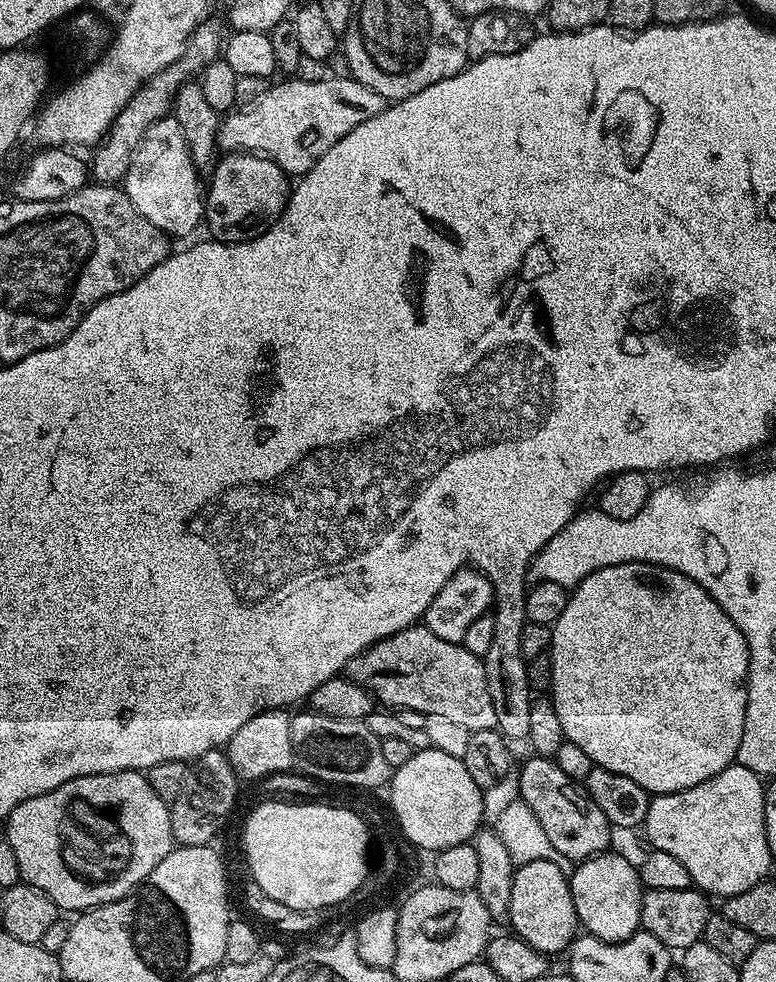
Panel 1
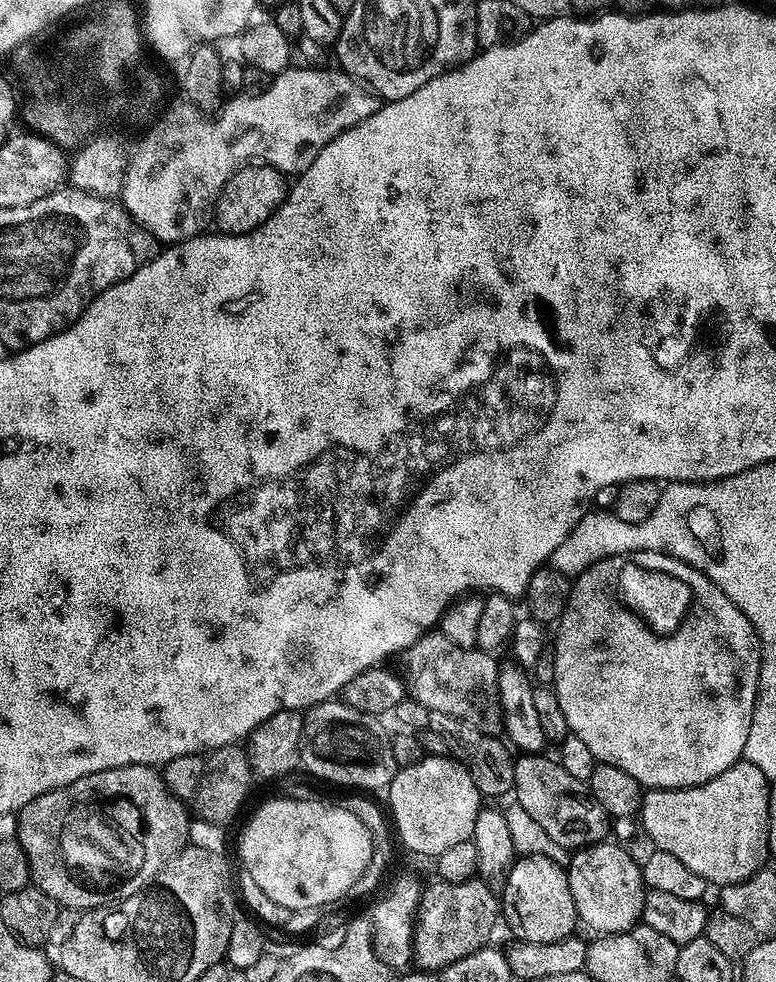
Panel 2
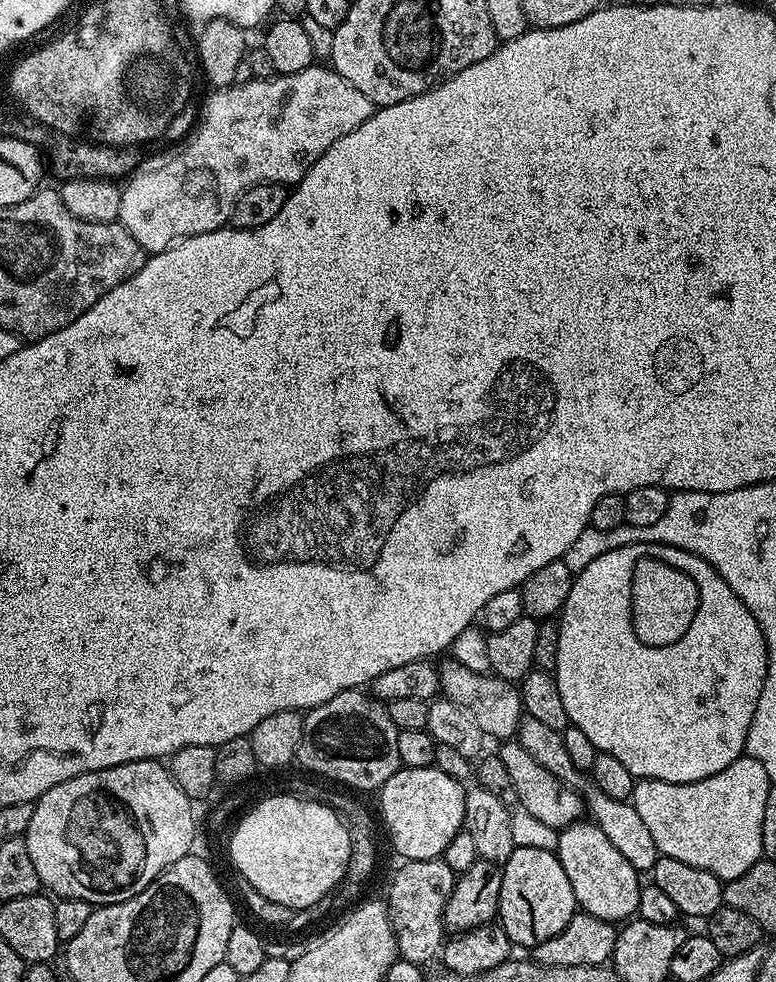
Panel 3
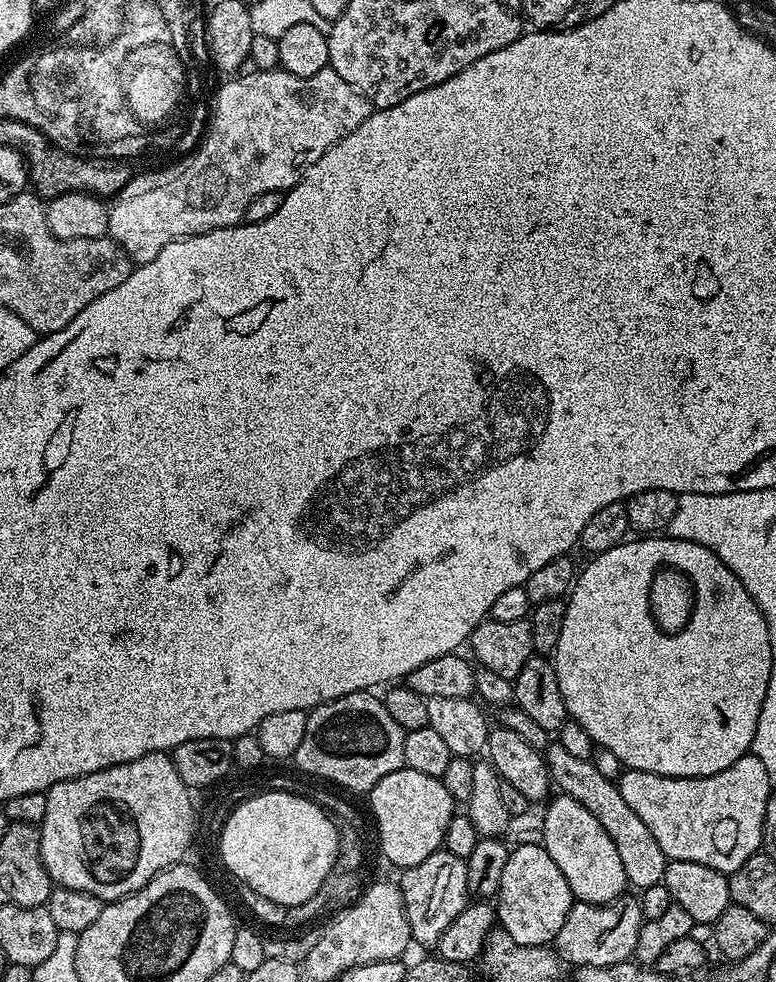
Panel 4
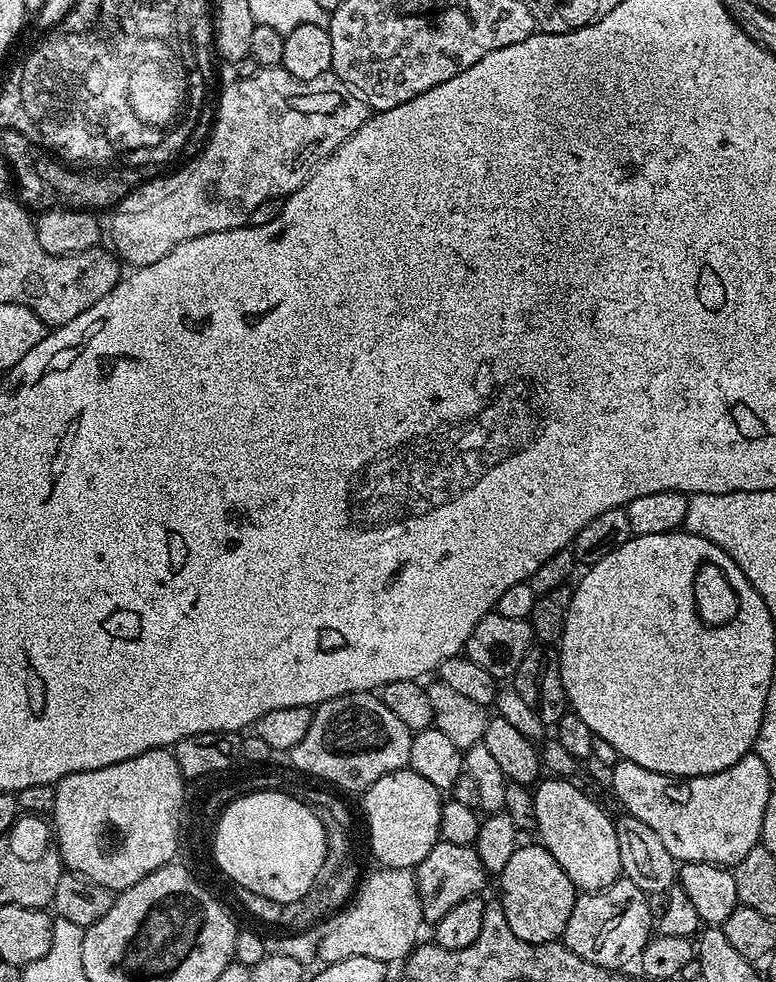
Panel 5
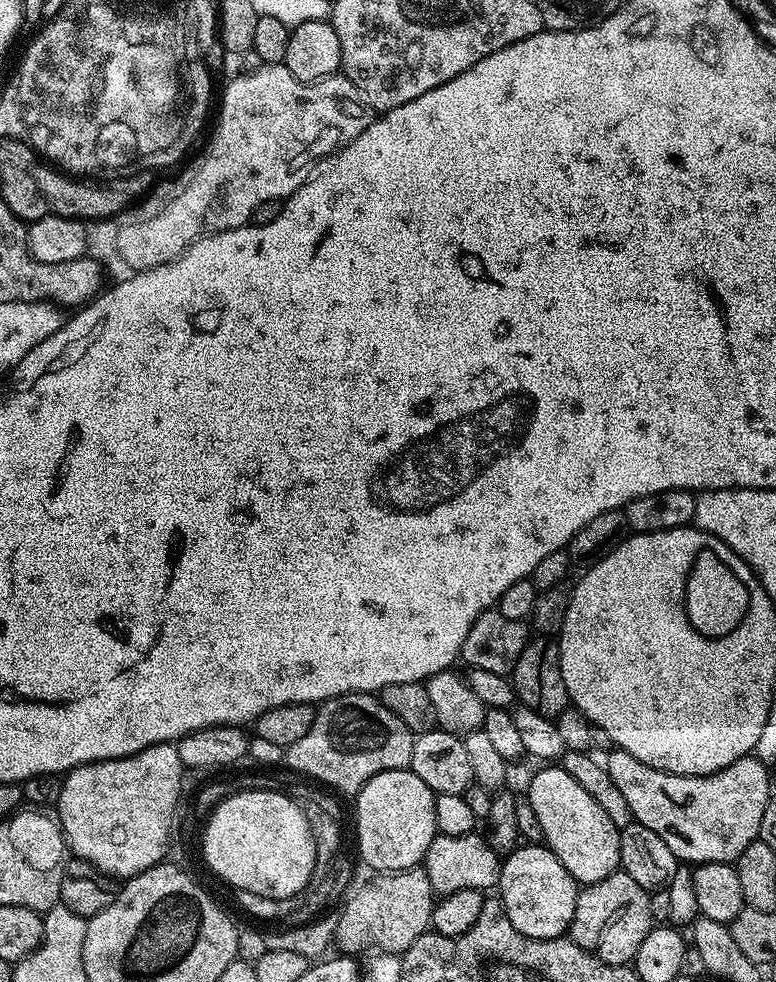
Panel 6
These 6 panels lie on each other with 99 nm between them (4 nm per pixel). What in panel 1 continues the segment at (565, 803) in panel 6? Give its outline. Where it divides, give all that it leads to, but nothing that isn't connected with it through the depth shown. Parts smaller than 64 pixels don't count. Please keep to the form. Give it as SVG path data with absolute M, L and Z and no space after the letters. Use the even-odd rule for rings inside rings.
M611 850L591 856L589 860L579 861L572 869L570 877L574 910L579 927L587 935L596 936L613 944L630 938L640 927L640 898L642 885L637 868L630 866Z

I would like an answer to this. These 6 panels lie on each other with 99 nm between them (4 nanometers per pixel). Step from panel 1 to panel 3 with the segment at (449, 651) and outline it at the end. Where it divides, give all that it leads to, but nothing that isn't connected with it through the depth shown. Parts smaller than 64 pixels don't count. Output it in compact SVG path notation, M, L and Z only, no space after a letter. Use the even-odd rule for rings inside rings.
M451 658L445 660L445 664L439 665L443 699L458 702L458 706L466 706L466 710L470 710L474 718L478 718L478 726L485 737L492 739L493 736L496 742L507 742L513 739L525 715L524 704L520 701L519 687L500 679L495 674L468 670L466 666Z

